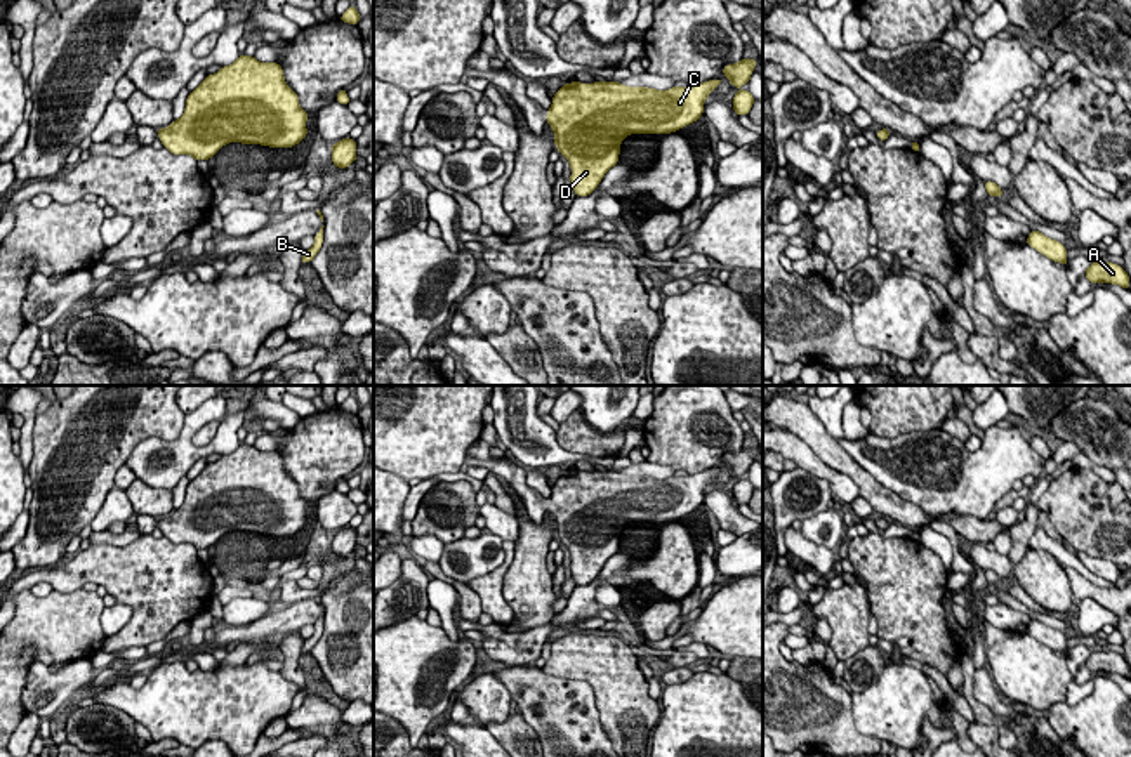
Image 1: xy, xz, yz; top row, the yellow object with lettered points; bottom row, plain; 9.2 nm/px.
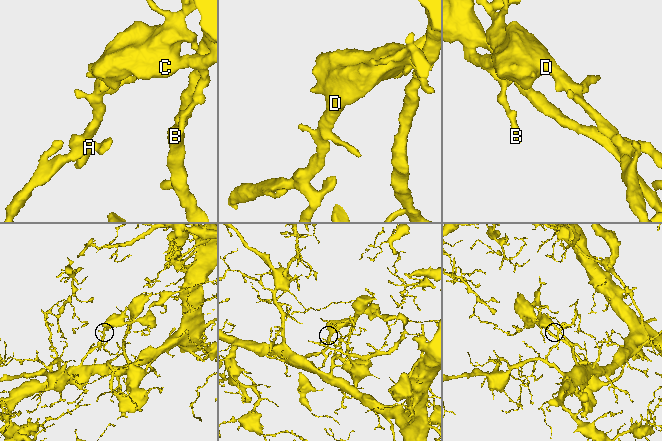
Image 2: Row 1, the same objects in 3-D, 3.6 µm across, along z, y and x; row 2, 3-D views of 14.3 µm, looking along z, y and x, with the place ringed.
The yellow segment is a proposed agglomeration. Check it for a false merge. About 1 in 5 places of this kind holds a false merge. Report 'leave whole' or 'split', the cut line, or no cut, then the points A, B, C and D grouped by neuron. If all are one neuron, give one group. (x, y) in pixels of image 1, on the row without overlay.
leave whole | no cut | A B C D

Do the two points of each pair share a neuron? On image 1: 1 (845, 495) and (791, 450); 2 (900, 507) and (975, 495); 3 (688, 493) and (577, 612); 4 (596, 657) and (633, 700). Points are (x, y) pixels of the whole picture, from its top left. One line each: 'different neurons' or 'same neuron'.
1: same neuron
2: different neurons
3: different neurons
4: same neuron

